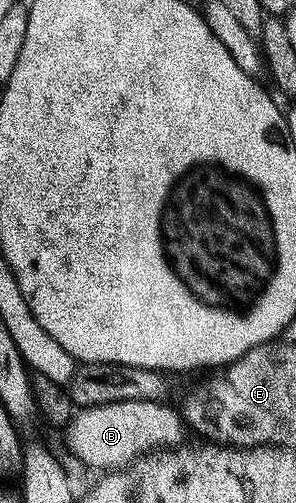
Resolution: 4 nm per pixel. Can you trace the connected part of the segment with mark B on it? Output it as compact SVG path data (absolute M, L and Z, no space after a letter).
M125 400L80 409L65 426L67 446L77 461L92 466L98 472L121 470L152 450L178 448L185 442L185 423L182 413L167 405L163 402Z

